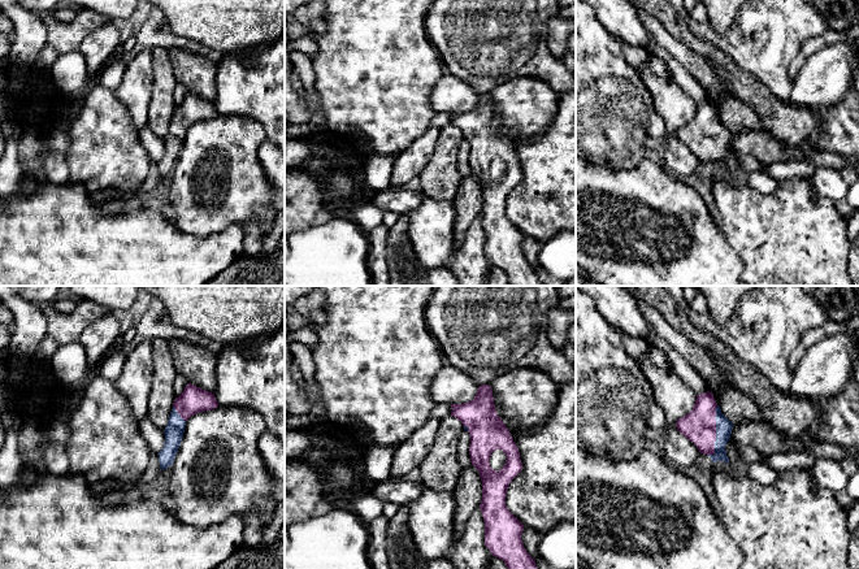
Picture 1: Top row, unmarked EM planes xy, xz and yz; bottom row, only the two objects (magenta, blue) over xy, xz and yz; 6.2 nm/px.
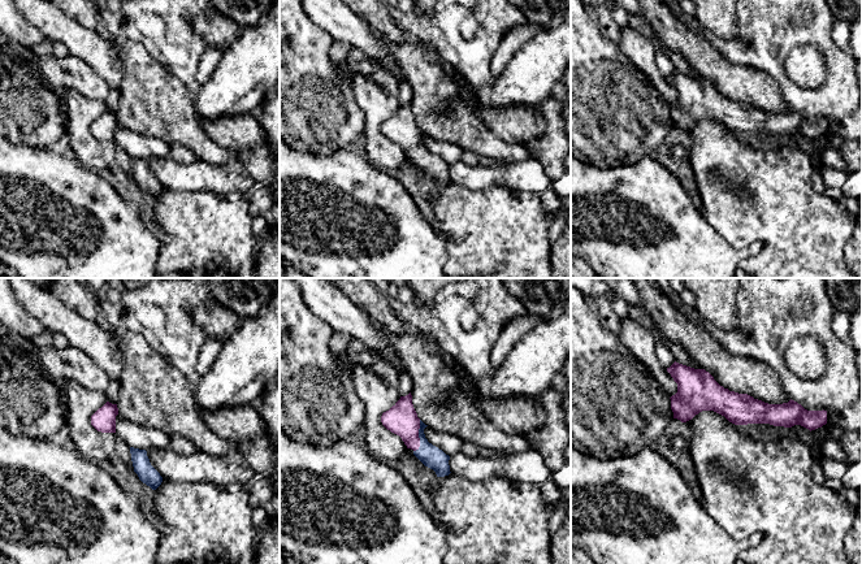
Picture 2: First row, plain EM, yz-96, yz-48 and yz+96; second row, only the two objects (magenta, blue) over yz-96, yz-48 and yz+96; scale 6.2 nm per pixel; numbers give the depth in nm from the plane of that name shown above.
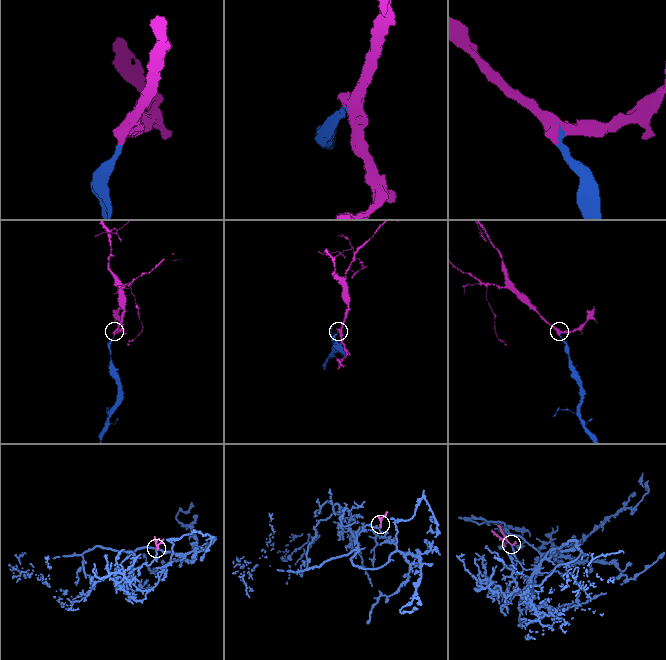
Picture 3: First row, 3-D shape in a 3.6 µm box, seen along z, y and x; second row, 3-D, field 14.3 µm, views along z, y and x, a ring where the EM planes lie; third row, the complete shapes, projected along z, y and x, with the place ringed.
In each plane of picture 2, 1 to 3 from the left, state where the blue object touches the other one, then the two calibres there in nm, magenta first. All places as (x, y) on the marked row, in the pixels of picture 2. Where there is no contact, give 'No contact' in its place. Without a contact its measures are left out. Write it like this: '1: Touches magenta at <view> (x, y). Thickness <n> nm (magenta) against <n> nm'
1: No contact
2: Touches magenta at yz-48 (417, 435). Thickness 190 nm (magenta) against 140 nm
3: No contact

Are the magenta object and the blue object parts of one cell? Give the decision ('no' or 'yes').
yes

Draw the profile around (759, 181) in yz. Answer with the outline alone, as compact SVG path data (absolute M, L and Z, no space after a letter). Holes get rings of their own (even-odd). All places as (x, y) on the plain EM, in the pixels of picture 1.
M754 171L750 174L746 182L751 188L764 195L773 195L780 190L781 181L782 179L776 179L767 173Z

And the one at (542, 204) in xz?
M576 70L573 77L574 87L558 97L558 112L546 131L533 142L516 142L513 145L522 178L507 197L506 214L524 235L541 243L561 231L576 233Z

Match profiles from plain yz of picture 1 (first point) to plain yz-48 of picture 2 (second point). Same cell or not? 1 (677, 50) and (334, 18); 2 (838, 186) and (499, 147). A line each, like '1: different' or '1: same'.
1: different
2: different

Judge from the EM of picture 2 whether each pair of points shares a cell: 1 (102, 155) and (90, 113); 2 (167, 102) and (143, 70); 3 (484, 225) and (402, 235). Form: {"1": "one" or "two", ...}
{"1": "one", "2": "one", "3": "two"}

